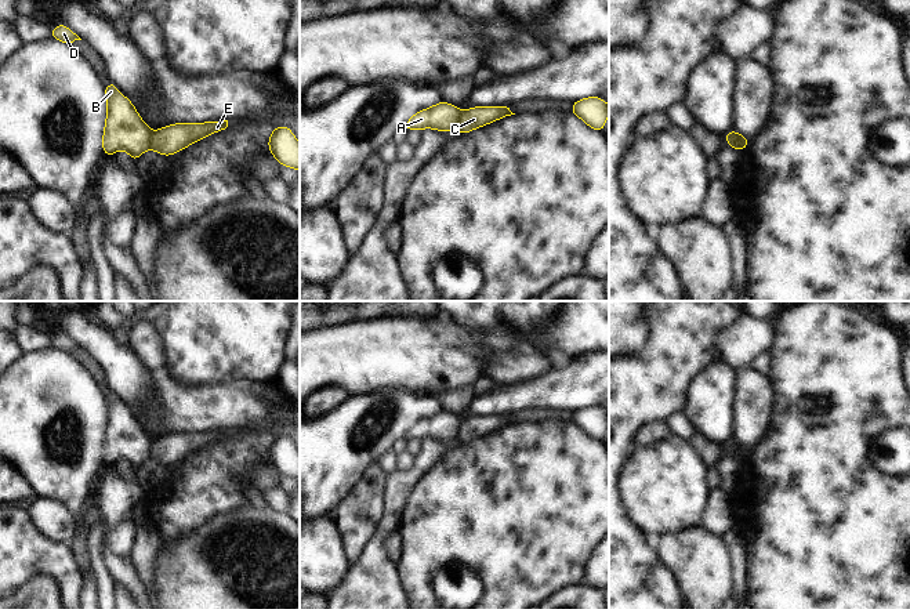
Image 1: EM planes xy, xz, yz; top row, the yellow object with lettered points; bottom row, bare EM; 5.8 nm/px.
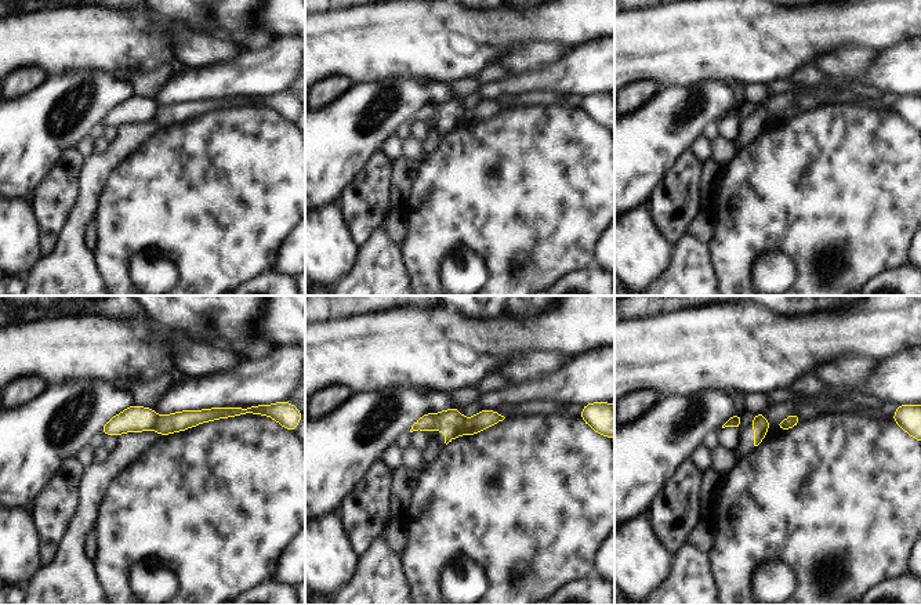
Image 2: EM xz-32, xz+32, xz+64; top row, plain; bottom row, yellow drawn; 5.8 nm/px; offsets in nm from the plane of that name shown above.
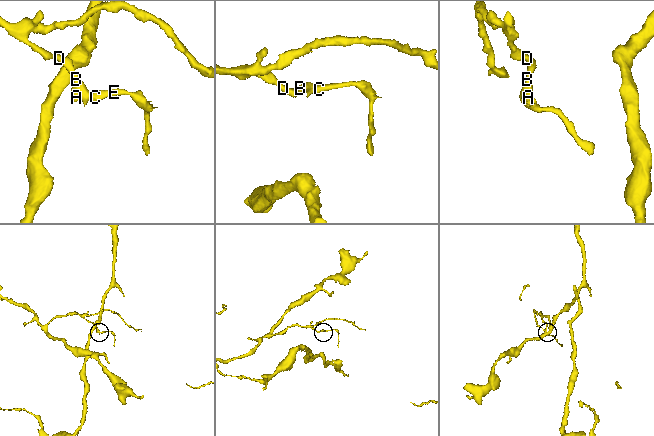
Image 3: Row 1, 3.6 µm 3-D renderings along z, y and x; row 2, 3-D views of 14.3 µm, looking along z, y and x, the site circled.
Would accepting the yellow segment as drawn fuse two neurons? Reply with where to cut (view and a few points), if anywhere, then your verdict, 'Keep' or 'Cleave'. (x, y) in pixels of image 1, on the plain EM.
Split along xz (461, 420), (454, 438). Cleave

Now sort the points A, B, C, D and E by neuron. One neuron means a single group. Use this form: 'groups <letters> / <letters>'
groups A B D / C E

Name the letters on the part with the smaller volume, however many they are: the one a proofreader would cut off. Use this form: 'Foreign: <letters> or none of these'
Foreign: C, E

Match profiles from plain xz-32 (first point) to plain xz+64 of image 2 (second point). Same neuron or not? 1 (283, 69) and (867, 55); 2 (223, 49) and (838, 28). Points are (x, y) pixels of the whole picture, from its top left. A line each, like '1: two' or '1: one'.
1: two
2: two

